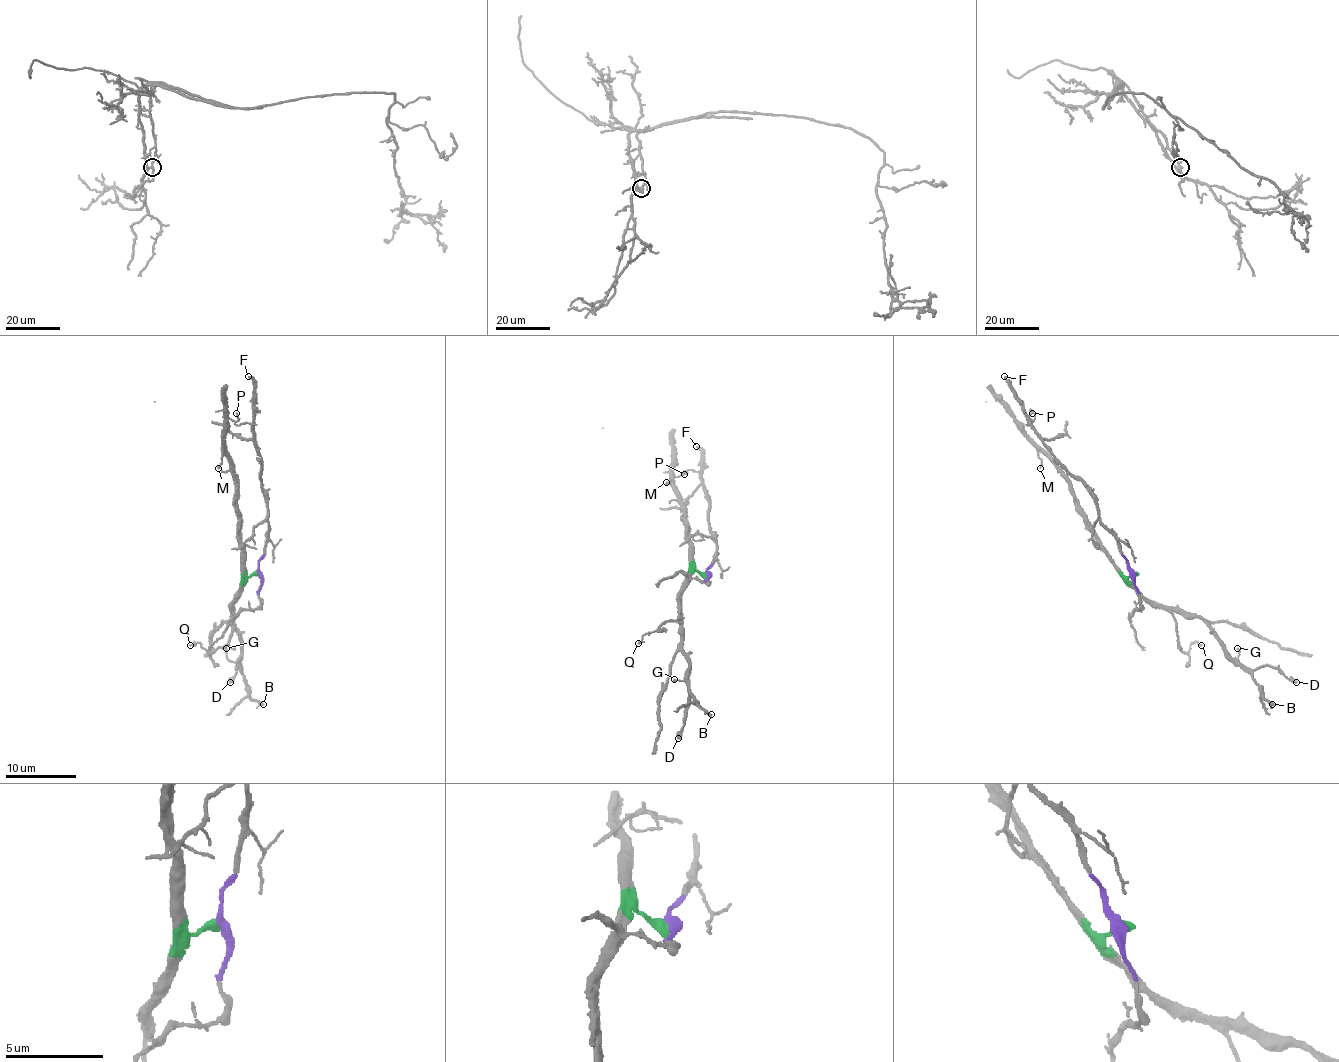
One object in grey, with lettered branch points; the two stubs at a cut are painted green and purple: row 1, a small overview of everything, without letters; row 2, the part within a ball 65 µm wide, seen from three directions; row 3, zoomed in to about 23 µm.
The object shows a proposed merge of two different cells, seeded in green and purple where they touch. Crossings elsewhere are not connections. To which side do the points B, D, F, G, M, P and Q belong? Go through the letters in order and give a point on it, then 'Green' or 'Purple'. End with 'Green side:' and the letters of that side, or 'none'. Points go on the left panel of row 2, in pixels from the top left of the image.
B: Place: (263, 704). Green
D: Place: (230, 682). Green
F: Place: (248, 376). Purple
G: Place: (226, 648). Green
M: Place: (218, 468). Green
P: Place: (236, 413). Purple
Q: Place: (190, 645). Green
Green side: B, D, G, M, Q

